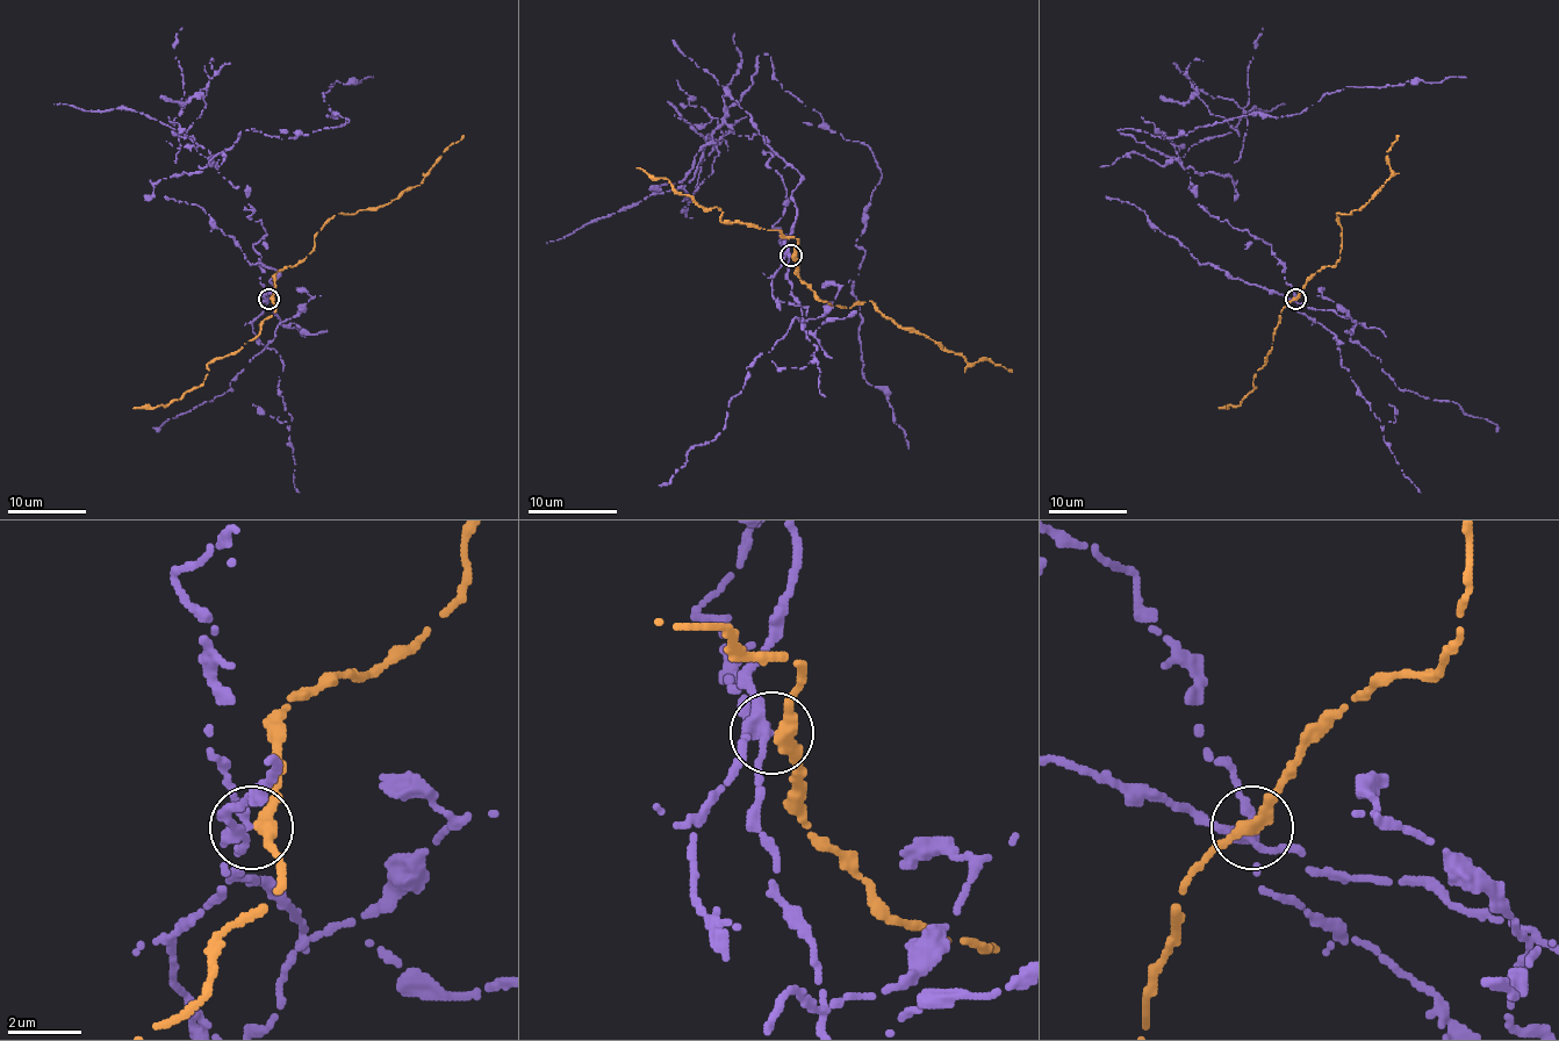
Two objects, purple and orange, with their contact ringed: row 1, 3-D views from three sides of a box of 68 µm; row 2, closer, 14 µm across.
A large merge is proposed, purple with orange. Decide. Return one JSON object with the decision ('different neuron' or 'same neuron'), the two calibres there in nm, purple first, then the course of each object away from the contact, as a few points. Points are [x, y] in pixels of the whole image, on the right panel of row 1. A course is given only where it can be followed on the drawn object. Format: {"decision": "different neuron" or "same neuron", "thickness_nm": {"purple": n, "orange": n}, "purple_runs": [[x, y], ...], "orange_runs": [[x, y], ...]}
{"decision": "different neuron", "thickness_nm": {"purple": 280, "orange": 320}, "purple_runs": [[1297, 298], [1271, 248], [1202, 208], [1177, 159], [1118, 130], [1163, 140], [1298, 114], [1352, 86], [1466, 77]], "orange_runs": [[1297, 298], [1335, 265], [1335, 214], [1358, 210], [1383, 186], [1392, 173], [1386, 151], [1398, 136]]}

